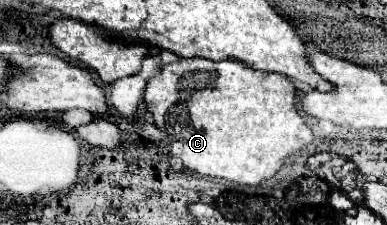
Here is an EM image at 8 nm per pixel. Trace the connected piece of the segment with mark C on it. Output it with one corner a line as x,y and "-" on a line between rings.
178,59
150,77
144,91
144,103
160,131
160,143
172,143
166,155
182,163
186,171
202,177
220,177
232,183
256,185
276,175
286,157
304,149
312,141
312,131
296,111
296,89
280,73
262,73
236,61

